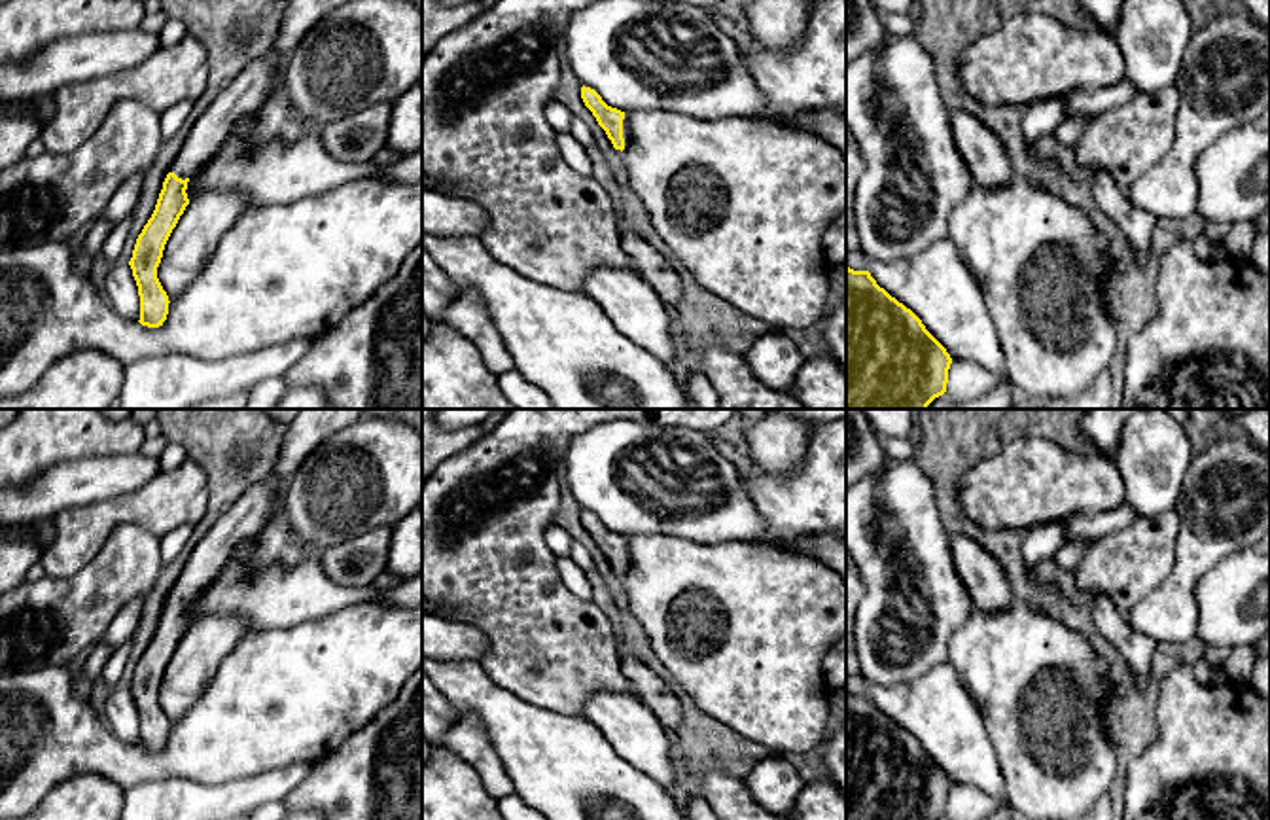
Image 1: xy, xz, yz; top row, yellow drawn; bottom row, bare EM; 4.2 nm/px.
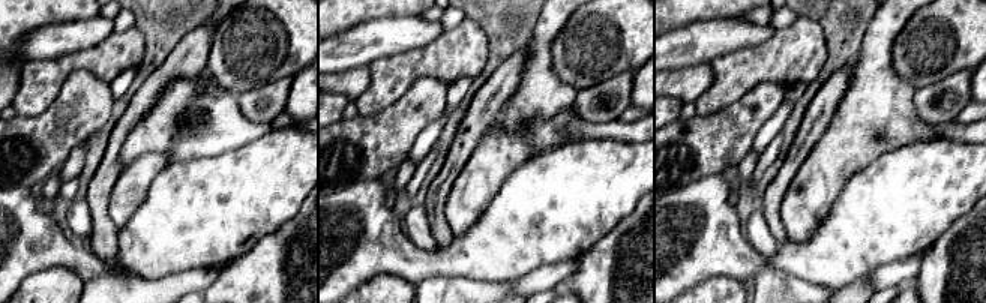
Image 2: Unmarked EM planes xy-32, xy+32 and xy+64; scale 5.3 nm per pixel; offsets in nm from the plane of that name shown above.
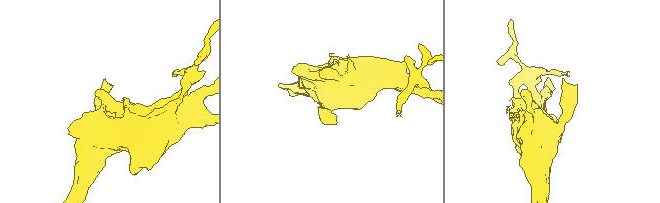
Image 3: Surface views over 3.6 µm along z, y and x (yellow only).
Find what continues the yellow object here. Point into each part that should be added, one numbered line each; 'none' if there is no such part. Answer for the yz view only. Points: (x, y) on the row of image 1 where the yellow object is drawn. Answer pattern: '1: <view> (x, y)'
none

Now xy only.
1: xy (243, 97)

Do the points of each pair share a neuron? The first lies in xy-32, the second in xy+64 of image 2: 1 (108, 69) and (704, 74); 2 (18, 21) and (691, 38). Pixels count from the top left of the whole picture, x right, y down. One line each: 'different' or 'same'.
1: different
2: different

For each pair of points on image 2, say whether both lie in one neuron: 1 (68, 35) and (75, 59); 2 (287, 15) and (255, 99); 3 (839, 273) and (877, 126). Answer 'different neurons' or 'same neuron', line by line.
1: different neurons
2: different neurons
3: different neurons

